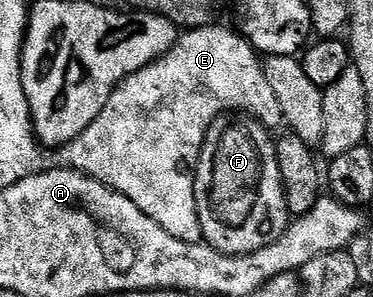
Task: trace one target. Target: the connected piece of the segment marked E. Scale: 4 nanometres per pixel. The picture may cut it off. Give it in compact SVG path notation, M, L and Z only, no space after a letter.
M219 23L188 29L176 40L174 47L161 59L141 71L129 75L109 95L109 103L101 107L101 115L85 127L77 139L57 148L44 147L39 153L39 165L27 169L27 177L53 169L76 169L103 185L123 193L153 223L165 227L173 239L202 242L203 232L195 202L195 167L203 154L203 144L211 125L218 117L238 111L263 122L268 130L282 126L283 115L277 95L266 79L264 62L242 32L222 29Z

